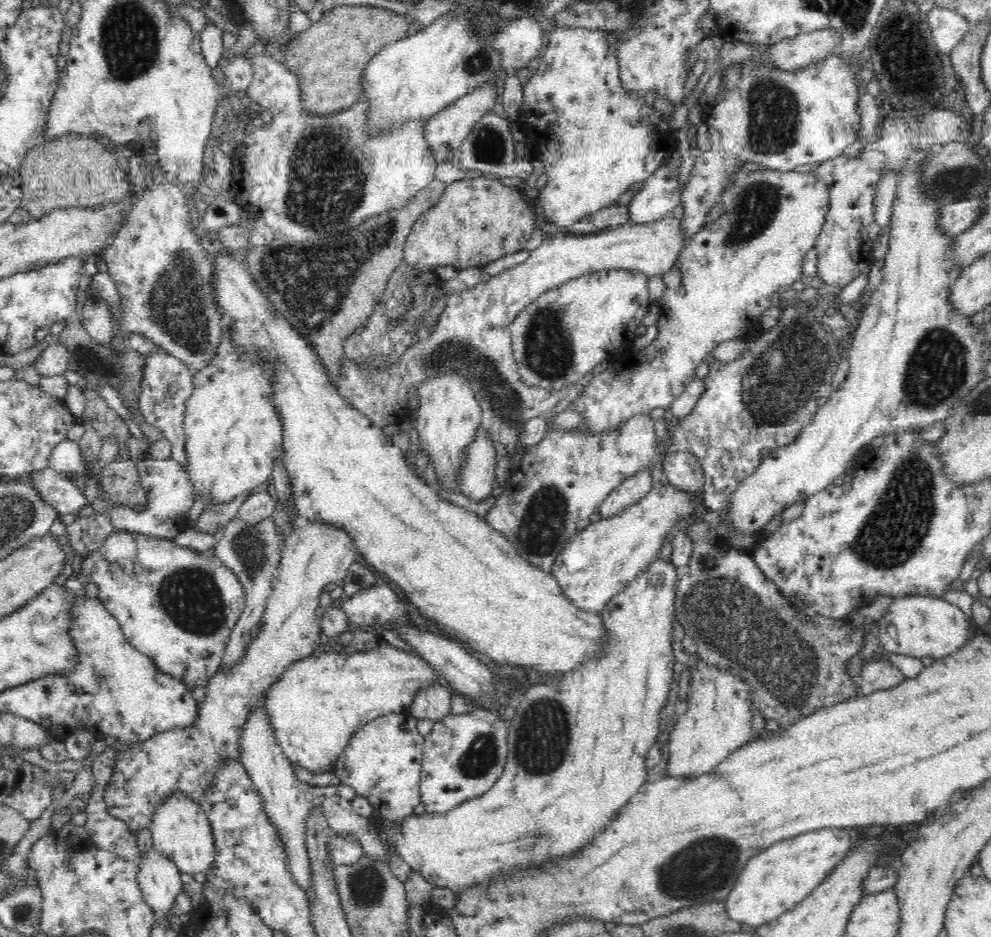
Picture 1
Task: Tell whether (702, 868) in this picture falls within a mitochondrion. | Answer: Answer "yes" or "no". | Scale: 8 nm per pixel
yes

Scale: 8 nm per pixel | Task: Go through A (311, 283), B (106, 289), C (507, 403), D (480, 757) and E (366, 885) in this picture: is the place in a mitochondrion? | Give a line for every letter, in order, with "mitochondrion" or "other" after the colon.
A: mitochondrion
B: other
C: mitochondrion
D: mitochondrion
E: mitochondrion

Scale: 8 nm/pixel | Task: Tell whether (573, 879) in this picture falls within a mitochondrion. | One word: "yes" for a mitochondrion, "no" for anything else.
no

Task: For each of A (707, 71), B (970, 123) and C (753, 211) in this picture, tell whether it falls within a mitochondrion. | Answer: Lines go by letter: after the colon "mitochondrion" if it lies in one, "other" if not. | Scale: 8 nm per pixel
A: other
B: other
C: mitochondrion

